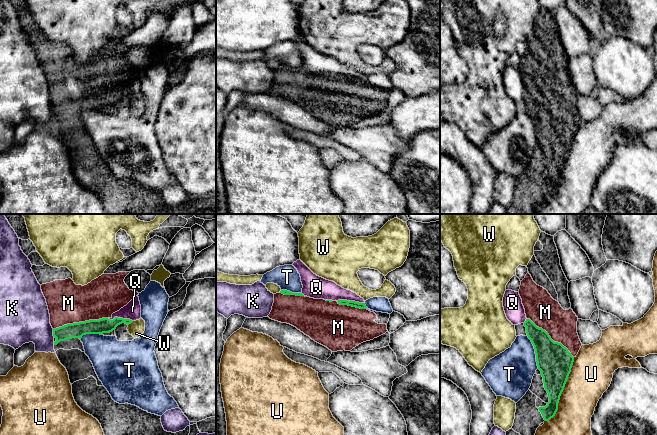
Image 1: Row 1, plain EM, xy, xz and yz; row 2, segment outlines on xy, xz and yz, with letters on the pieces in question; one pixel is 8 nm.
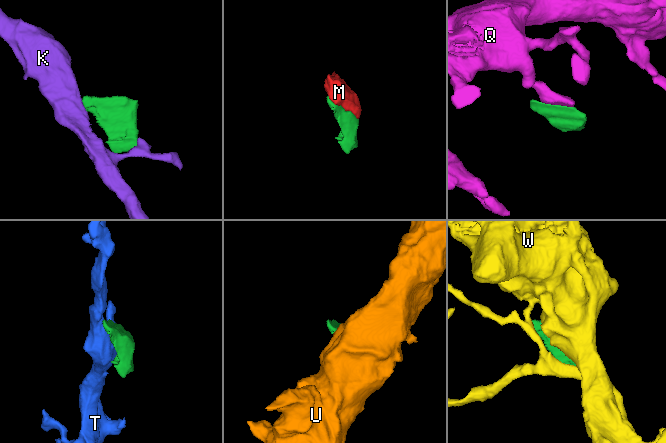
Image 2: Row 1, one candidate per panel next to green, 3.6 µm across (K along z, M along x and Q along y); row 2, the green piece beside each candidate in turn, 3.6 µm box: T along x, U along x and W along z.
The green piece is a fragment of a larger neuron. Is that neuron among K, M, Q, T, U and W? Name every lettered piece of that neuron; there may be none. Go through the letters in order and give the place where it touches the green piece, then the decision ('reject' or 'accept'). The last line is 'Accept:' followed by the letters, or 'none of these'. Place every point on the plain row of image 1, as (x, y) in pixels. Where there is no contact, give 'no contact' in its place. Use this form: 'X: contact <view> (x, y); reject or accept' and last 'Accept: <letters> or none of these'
K: contact xy (53, 109); reject
M: contact xy (80, 98); accept
Q: contact xz (350, 77); reject
T: contact yz (535, 128); reject
U: contact yz (562, 167); reject
W: contact xy (130, 99); reject
Accept: M

